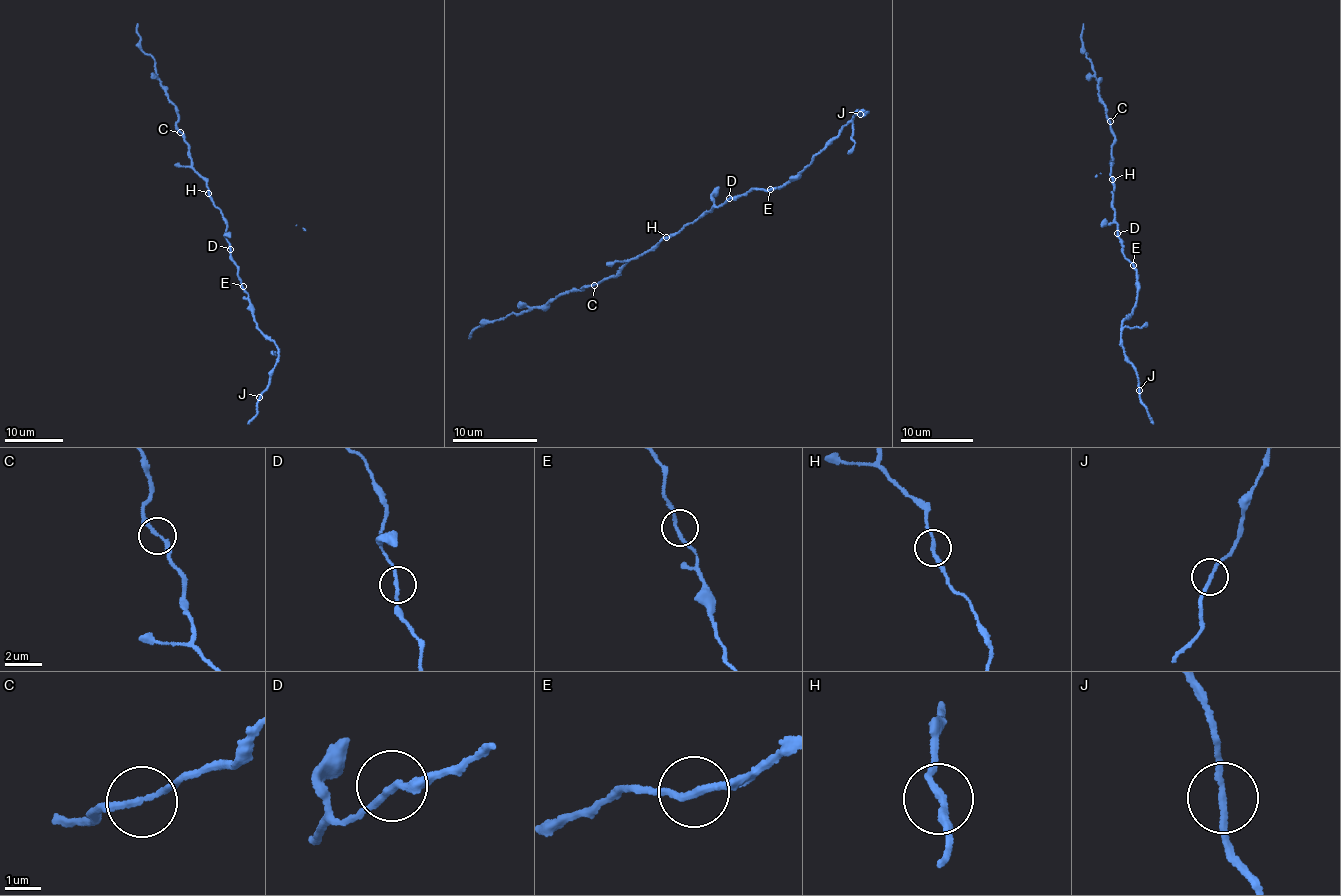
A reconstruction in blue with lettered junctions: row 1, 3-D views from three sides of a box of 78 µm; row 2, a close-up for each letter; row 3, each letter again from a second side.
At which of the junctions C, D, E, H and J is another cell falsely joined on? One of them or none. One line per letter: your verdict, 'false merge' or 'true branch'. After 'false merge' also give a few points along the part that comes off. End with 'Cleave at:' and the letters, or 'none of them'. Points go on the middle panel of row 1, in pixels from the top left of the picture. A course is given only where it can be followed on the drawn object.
C: true branch
D: true branch
E: true branch
H: true branch
J: true branch
Cleave at: none of them

